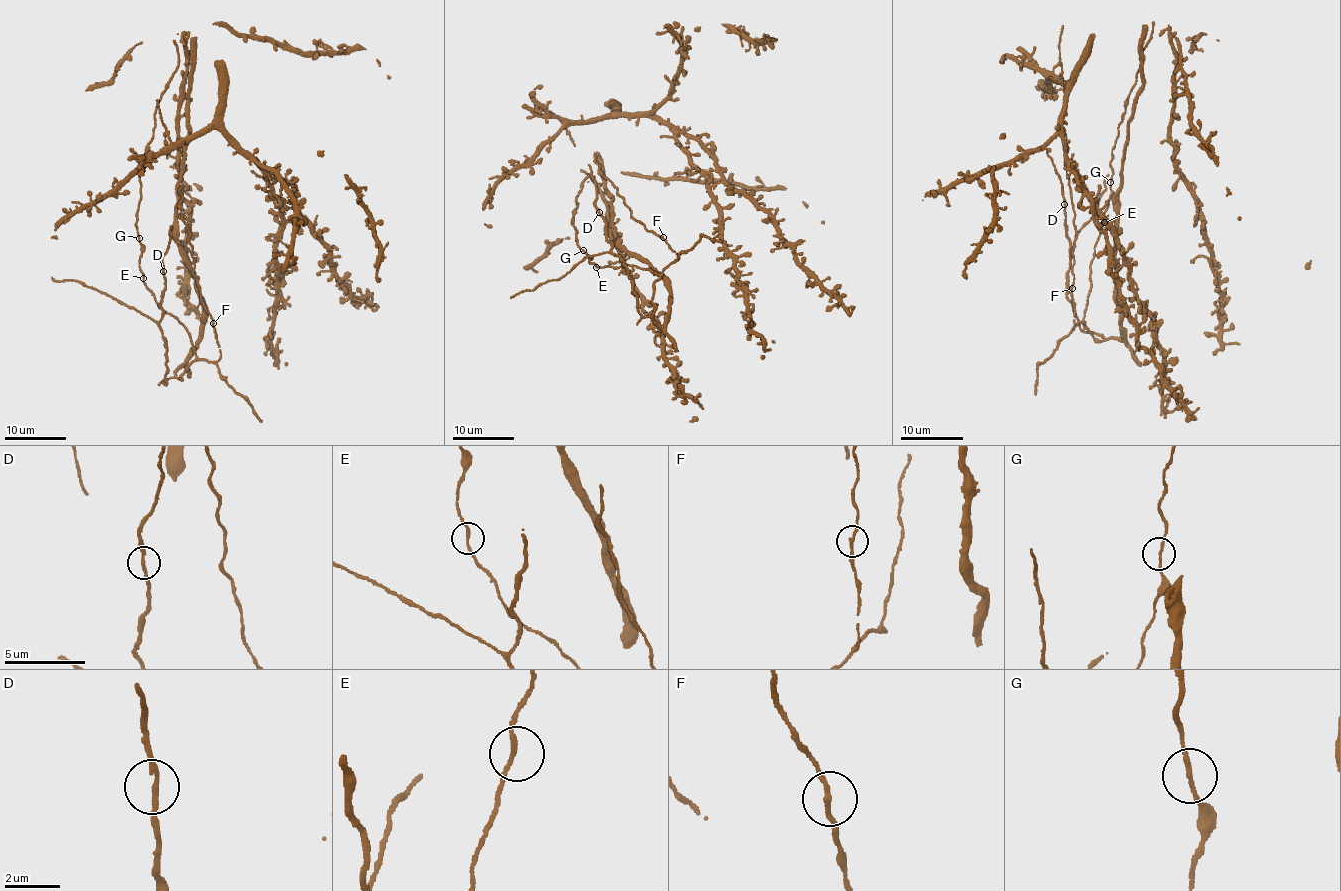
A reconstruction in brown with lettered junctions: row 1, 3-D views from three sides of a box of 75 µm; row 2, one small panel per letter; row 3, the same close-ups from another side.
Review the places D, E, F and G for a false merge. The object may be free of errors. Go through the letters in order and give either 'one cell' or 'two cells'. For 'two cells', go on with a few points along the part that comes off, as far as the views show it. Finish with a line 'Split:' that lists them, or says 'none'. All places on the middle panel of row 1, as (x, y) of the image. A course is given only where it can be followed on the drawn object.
D: one cell
E: one cell
F: one cell
G: one cell
Split: none

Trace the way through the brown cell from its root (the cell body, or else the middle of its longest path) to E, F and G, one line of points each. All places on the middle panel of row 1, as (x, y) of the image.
E: (659, 274), (648, 268), (626, 264), (596, 267)
F: (659, 274), (679, 256), (663, 237)
G: (659, 274), (648, 268), (626, 264), (597, 267), (595, 262), (590, 263), (588, 254), (583, 250)

